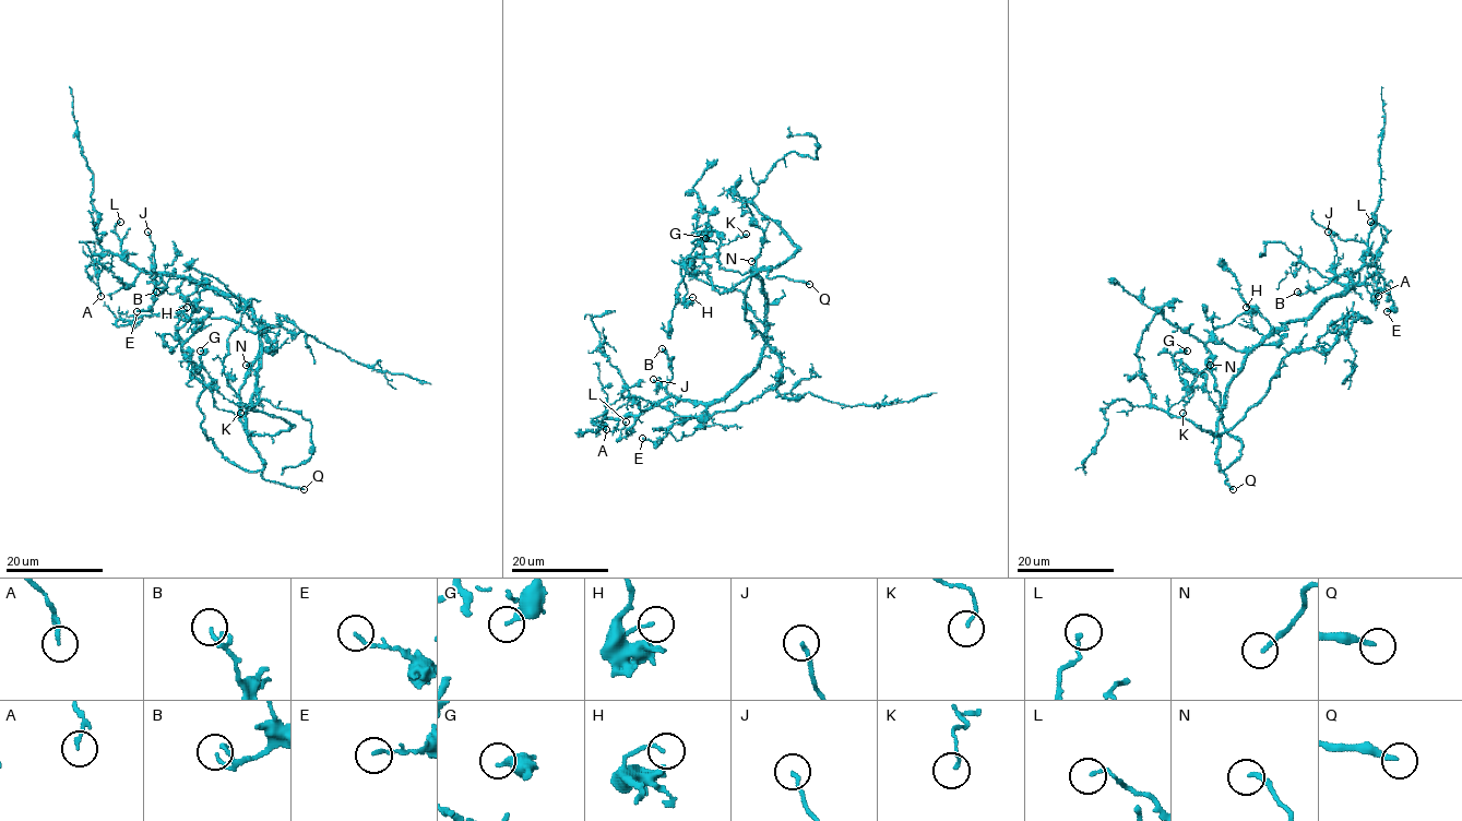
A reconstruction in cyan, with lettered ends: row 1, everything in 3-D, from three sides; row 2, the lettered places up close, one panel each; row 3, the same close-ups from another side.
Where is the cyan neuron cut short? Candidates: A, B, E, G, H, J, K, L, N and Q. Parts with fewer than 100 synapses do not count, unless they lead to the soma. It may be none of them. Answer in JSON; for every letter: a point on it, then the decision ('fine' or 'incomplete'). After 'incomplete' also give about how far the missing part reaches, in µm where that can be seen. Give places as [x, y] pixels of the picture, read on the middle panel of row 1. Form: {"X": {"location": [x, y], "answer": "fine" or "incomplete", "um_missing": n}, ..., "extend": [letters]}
{"A": {"location": [606, 429], "answer": "fine"}, "B": {"location": [662, 348], "answer": "fine"}, "E": {"location": [642, 438], "answer": "fine"}, "G": {"location": [705, 238], "answer": "fine"}, "H": {"location": [692, 297], "answer": "fine"}, "J": {"location": [653, 379], "answer": "fine"}, "K": {"location": [746, 234], "answer": "fine"}, "L": {"location": [626, 421], "answer": "fine"}, "N": {"location": [751, 261], "answer": "fine"}, "Q": {"location": [809, 284], "answer": "incomplete", "um_missing": 150}, "extend": ["Q"]}

